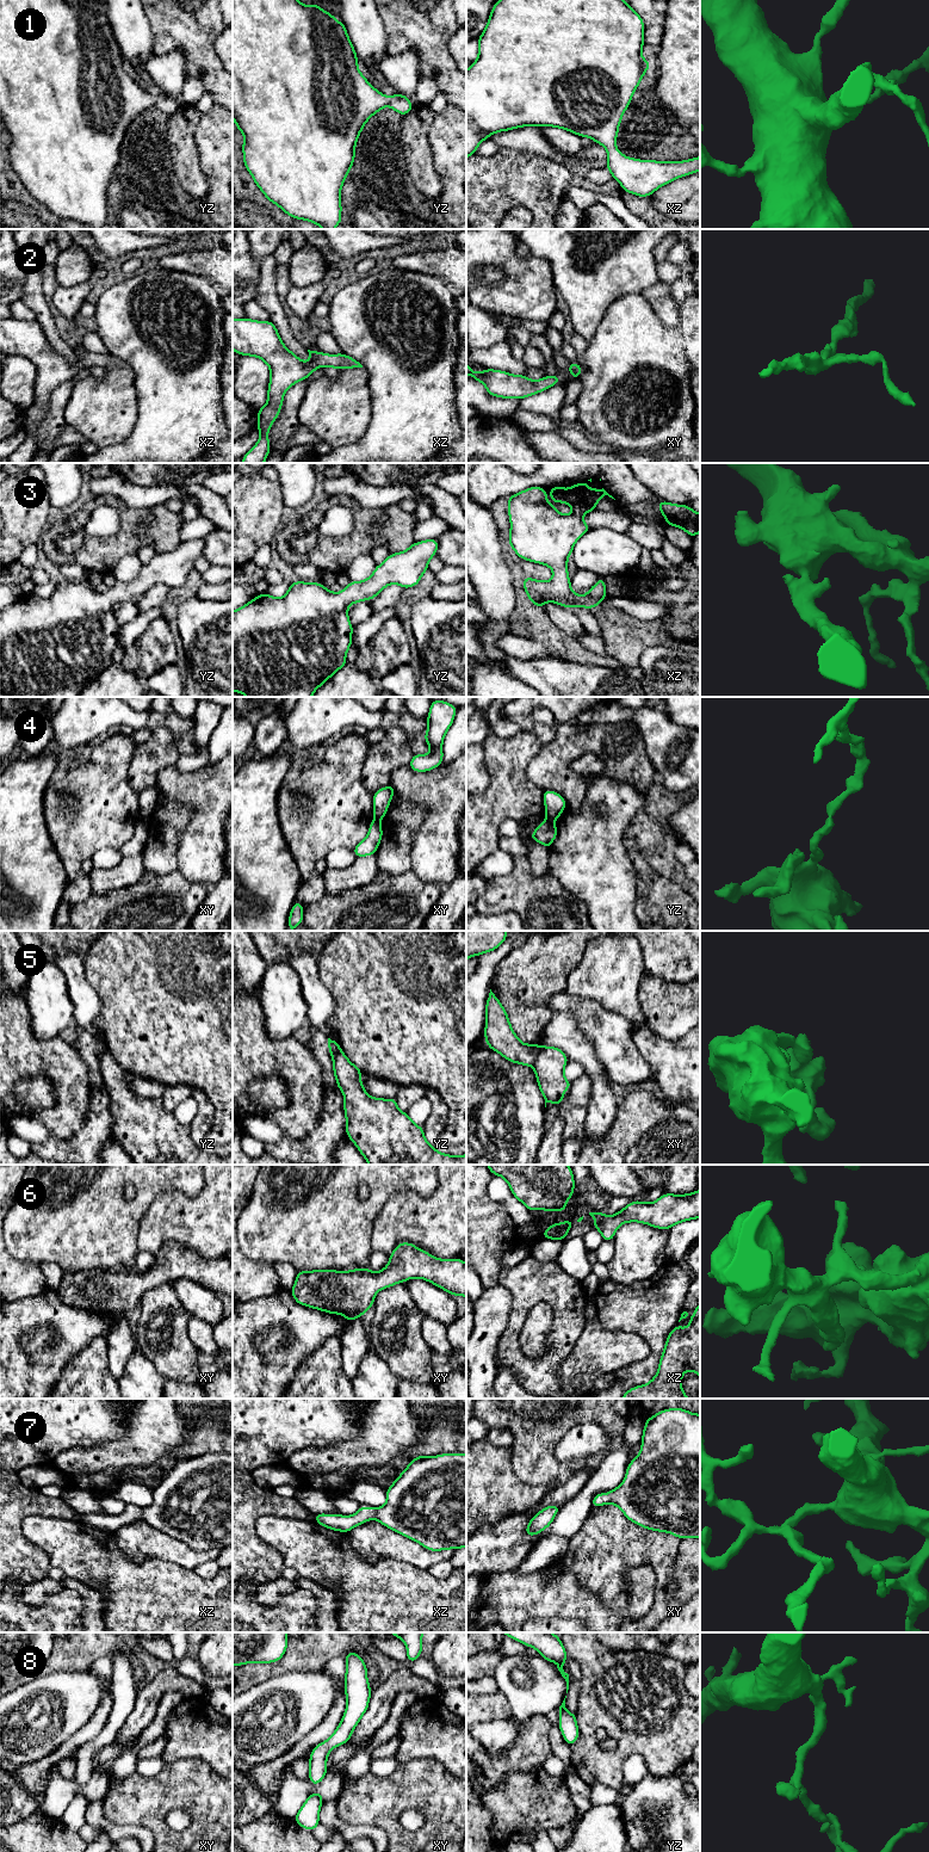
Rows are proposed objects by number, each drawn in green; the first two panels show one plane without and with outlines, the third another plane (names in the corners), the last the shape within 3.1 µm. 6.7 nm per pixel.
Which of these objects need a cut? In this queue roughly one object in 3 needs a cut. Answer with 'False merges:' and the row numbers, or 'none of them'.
False merges: 4, 5

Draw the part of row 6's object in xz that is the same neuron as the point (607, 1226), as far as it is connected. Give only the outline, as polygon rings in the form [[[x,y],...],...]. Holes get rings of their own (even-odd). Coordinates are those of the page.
[[[700,1189],[693,1193],[664,1193],[652,1203],[633,1200],[613,1216],[589,1212],[595,1220],[592,1228],[597,1228],[605,1241],[612,1241],[618,1228],[627,1222],[639,1222],[658,1229],[670,1229],[677,1223],[700,1218]]]

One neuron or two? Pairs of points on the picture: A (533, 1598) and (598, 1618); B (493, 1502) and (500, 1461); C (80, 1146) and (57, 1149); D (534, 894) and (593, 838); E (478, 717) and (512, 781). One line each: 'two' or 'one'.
A: one
B: one
C: one
D: two
E: two

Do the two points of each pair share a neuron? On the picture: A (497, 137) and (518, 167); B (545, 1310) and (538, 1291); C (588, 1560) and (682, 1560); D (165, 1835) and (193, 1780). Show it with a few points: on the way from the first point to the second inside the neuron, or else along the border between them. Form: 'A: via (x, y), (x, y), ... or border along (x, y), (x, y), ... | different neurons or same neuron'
A: border along (500, 147), (531, 153) | different neurons
B: border along (552, 1308), (546, 1303), (538, 1303), (522, 1322) | different neurons
C: border along (681, 1539), (674, 1562), (680, 1570) | different neurons
D: via (160, 1821), (160, 1812), (179, 1792) | same neuron

